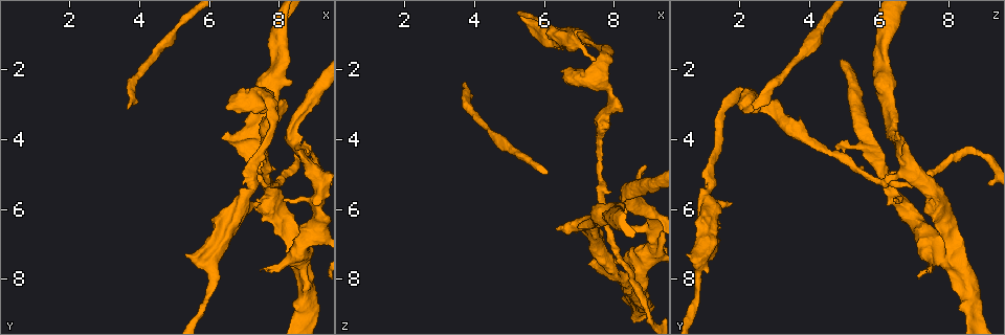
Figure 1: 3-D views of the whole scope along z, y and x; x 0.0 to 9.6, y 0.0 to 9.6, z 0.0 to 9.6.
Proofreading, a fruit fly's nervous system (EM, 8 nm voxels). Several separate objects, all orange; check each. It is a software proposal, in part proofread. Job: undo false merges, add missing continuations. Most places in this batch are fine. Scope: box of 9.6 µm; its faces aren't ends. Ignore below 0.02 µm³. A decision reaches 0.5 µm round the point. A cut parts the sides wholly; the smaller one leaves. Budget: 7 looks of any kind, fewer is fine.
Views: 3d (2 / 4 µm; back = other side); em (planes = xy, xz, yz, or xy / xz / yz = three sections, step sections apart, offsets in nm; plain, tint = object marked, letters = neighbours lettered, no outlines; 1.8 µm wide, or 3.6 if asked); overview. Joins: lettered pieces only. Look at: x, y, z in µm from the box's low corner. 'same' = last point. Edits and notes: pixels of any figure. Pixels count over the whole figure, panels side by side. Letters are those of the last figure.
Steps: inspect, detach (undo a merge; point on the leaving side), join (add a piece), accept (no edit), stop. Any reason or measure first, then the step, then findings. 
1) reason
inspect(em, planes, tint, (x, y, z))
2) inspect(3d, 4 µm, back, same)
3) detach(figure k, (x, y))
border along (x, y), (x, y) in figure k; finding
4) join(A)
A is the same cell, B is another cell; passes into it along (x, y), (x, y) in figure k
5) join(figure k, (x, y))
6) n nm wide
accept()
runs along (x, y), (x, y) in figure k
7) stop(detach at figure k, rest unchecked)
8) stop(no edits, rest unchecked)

branch stops here
inspect(em, xz, step 16, tint, (8.90, 4.30, 4.80))

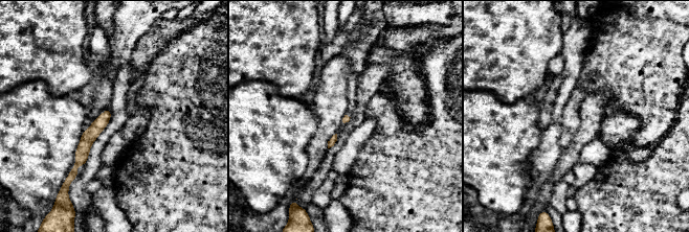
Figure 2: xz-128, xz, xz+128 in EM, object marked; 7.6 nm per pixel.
another direction
inspect(em, planes, letters, same)

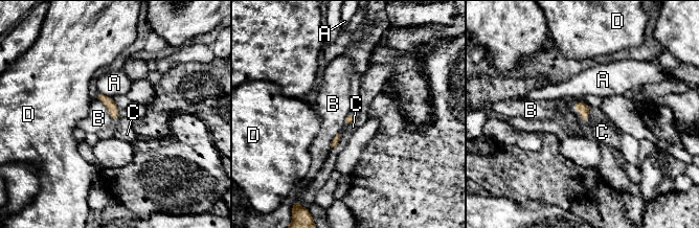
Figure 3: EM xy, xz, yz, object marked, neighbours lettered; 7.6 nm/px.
accept()
A, B, C and D are other cells; border along (96, 98), (105, 106), (114, 121) in figure 3; no lettered piece goes on from it

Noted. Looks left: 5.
calibre changes
inspect(3d, 4 µm, (7.25, 4.90, 1.15))

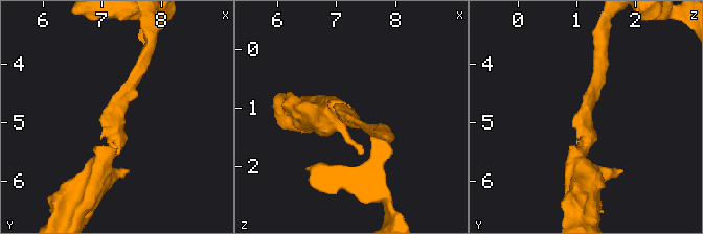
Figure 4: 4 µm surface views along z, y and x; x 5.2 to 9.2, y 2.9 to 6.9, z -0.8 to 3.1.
inspect(em, planes, letters, (7.25, 5.00, 1.15))

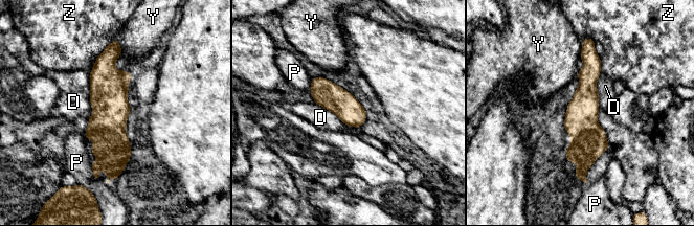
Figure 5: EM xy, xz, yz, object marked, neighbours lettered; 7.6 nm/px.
accept()
D, P, Y and Z are other cells; runs along (588, 46), (583, 164), (578, 172) in figure 5; one neuron here

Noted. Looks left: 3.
tapers out
inspect(em, xz, step 4, letters, (7.55, 7.70, 7.35))

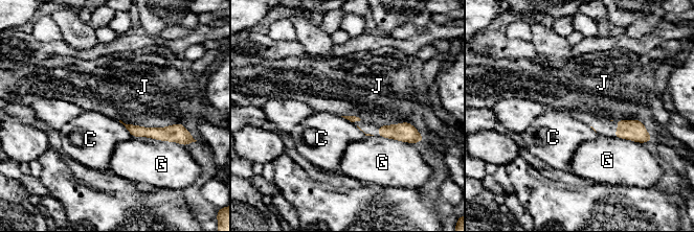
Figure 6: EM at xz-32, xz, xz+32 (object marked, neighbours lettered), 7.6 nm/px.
accept()
C, G and J are other cells; border along (118, 120), (144, 126), (180, 122) in figure 6; none of them fits

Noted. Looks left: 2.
stop(no edits, rest unchecked)

